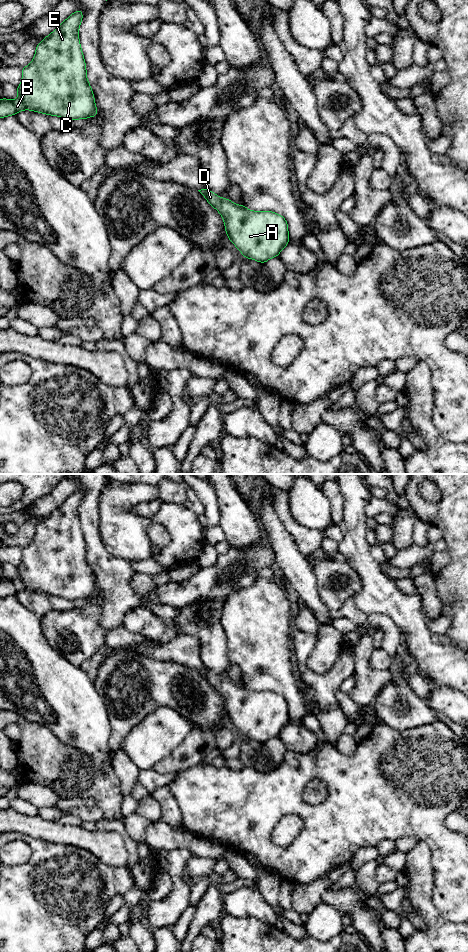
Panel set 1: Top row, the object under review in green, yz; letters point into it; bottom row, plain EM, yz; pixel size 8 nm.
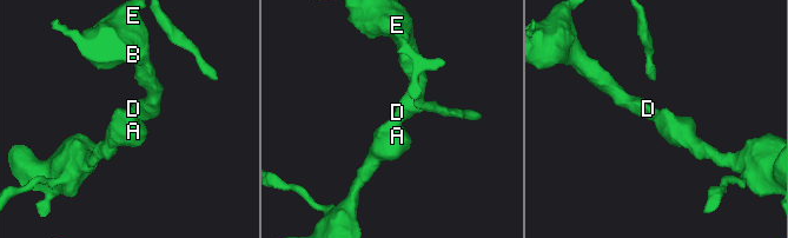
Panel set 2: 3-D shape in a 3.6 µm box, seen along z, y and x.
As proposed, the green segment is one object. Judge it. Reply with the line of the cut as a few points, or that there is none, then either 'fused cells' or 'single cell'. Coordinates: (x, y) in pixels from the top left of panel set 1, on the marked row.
no cut | single cell

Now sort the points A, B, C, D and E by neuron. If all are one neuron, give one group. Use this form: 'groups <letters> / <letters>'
groups A B C D E

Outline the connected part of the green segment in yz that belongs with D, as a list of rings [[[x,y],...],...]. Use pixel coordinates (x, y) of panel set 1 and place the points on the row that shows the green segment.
[[[206,188],[198,191],[220,213],[228,239],[245,258],[265,263],[277,257],[290,242],[283,216],[272,211],[249,210]]]

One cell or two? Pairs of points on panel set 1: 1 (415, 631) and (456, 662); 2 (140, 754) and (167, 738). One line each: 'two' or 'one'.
1: one
2: one

